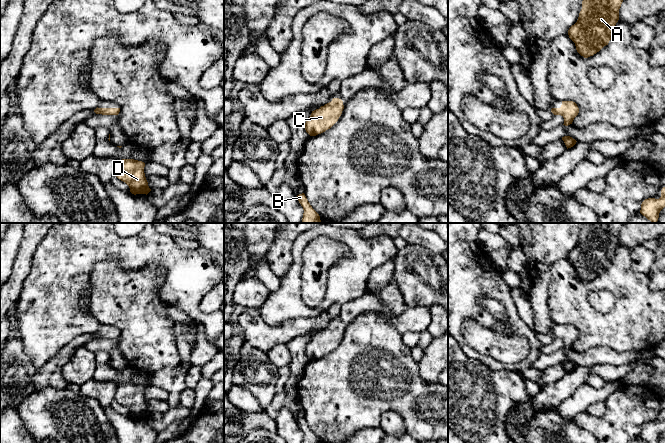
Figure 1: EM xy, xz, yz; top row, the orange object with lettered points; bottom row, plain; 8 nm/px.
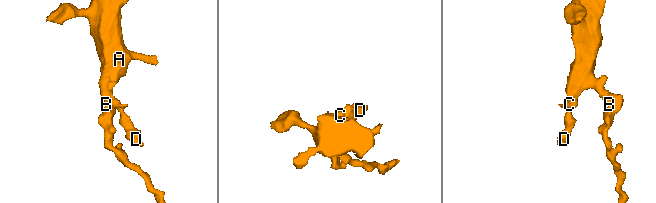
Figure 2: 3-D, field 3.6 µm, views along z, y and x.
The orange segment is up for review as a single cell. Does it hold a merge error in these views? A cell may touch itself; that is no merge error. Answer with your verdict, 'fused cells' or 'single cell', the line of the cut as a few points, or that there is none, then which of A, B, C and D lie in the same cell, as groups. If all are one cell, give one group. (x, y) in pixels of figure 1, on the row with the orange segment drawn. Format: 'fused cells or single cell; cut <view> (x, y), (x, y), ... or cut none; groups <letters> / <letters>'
single cell; cut none; groups A B C D

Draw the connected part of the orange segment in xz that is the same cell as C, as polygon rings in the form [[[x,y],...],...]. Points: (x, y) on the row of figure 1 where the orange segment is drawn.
[[[333,98],[331,102],[312,111],[305,123],[306,132],[310,136],[316,136],[330,129],[338,121],[343,109],[343,101]]]

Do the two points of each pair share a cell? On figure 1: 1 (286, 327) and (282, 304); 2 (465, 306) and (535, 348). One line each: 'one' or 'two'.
1: two
2: one

